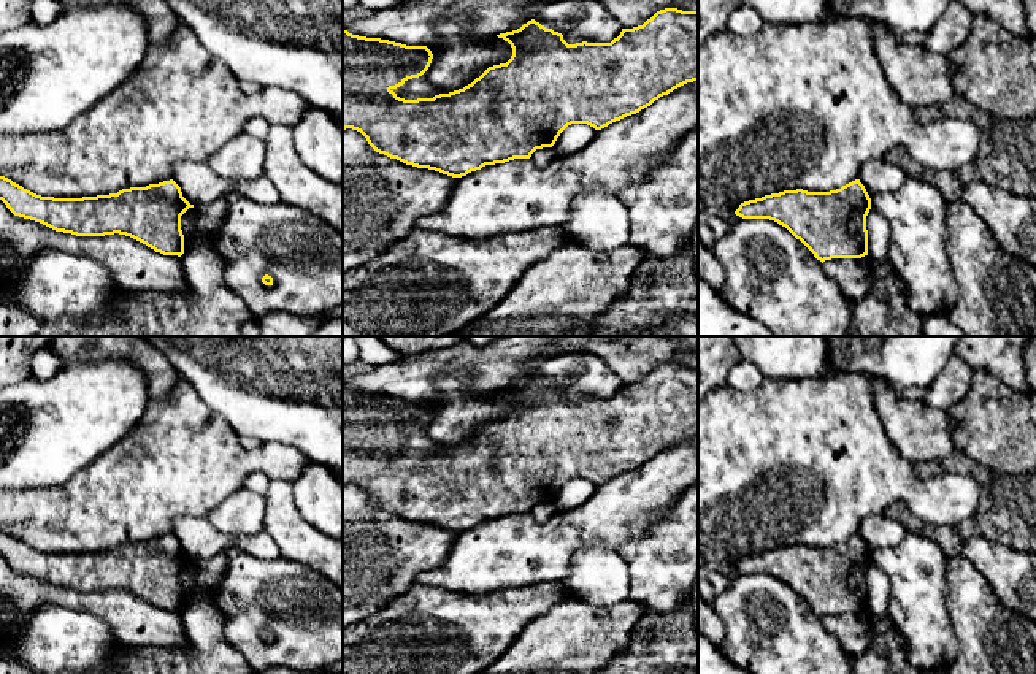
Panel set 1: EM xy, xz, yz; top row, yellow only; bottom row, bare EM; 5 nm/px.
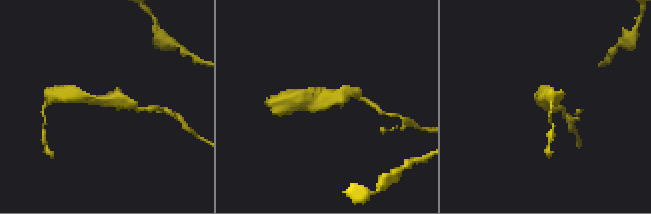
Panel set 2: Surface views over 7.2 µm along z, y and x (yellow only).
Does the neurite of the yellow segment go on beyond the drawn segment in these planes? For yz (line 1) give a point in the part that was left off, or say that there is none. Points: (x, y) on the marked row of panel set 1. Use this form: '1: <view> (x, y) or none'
1: none

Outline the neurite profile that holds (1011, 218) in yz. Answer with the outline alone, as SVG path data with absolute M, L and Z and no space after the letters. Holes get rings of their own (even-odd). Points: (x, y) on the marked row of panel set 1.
M974 179L960 200L977 211L1004 252L1036 266L1036 197Z

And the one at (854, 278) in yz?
M831 258L822 265L852 306L860 303L873 285L873 273L861 258Z

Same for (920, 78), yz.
M871 22L876 54L896 95L914 109L944 105L955 92L949 57L906 44L892 29Z

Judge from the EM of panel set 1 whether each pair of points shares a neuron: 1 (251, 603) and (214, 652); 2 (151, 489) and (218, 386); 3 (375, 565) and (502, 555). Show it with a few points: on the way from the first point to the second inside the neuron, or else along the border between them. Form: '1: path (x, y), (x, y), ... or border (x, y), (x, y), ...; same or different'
1: border (210, 603), (224, 617), (224, 638), (245, 657); different
2: border (180, 378), (234, 428); different
3: border (457, 533), (448, 557), (424, 570), (414, 582); different

